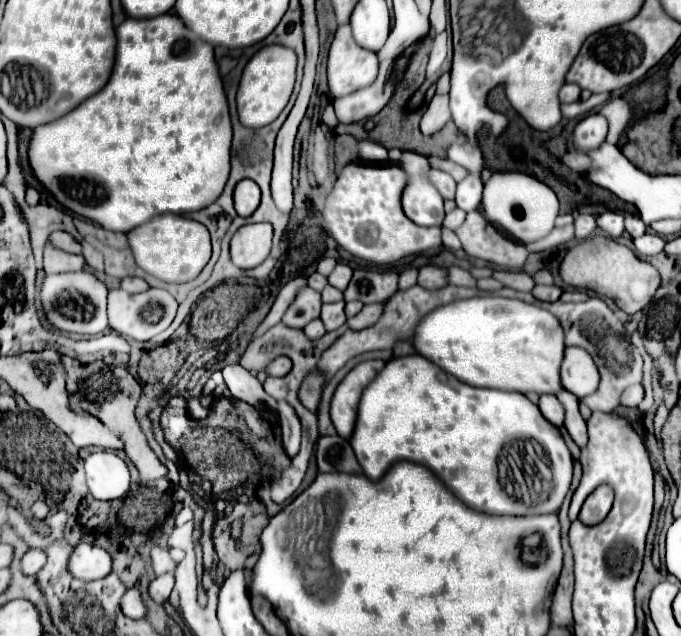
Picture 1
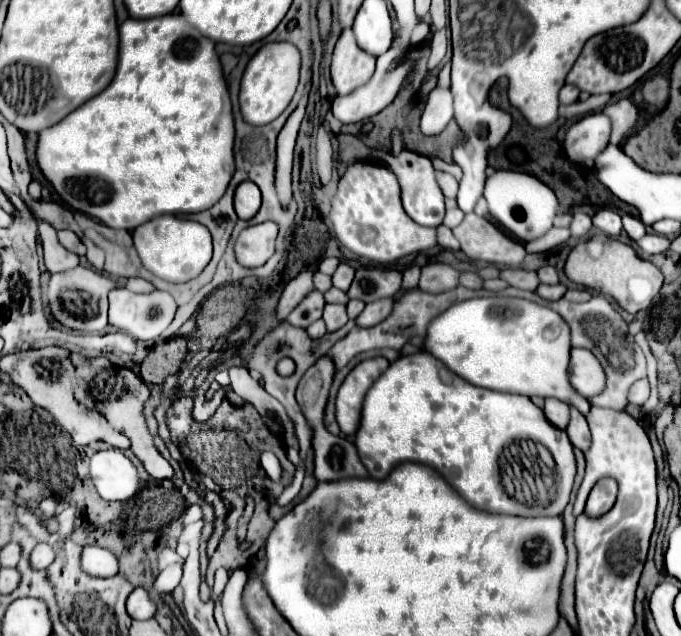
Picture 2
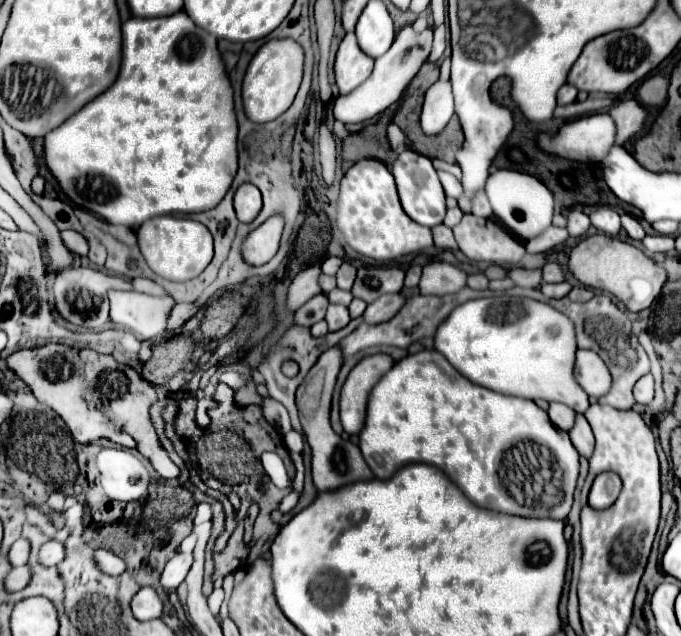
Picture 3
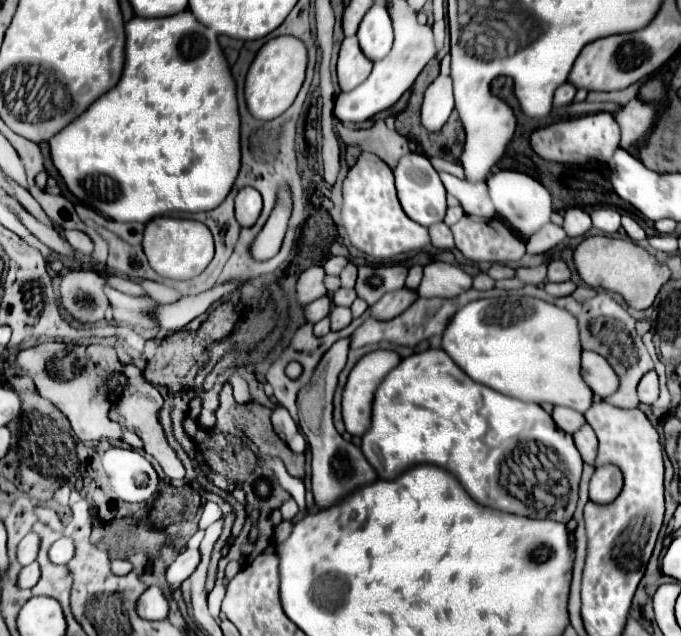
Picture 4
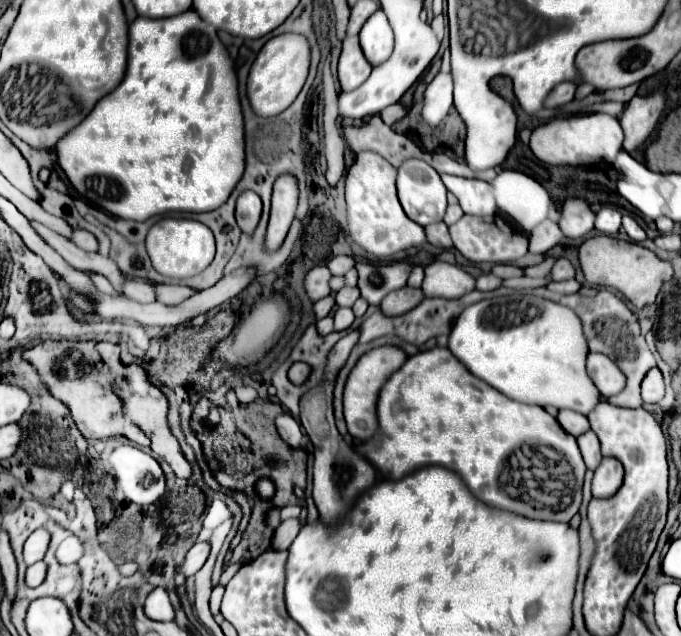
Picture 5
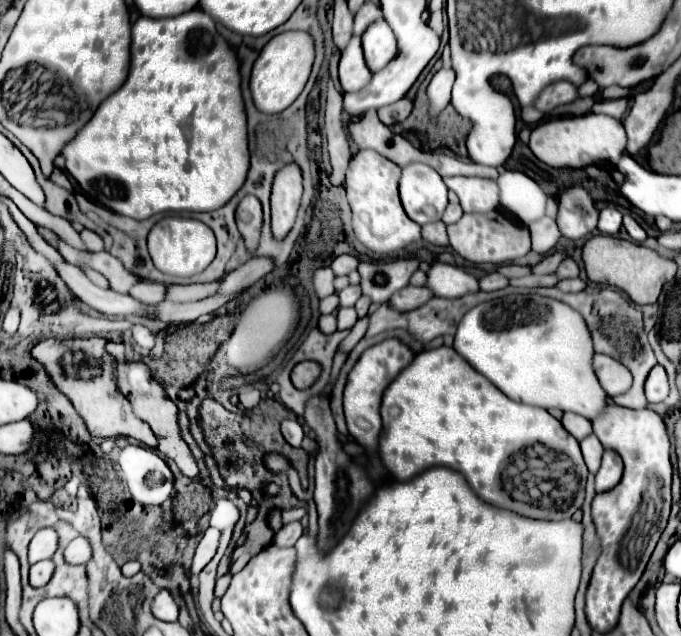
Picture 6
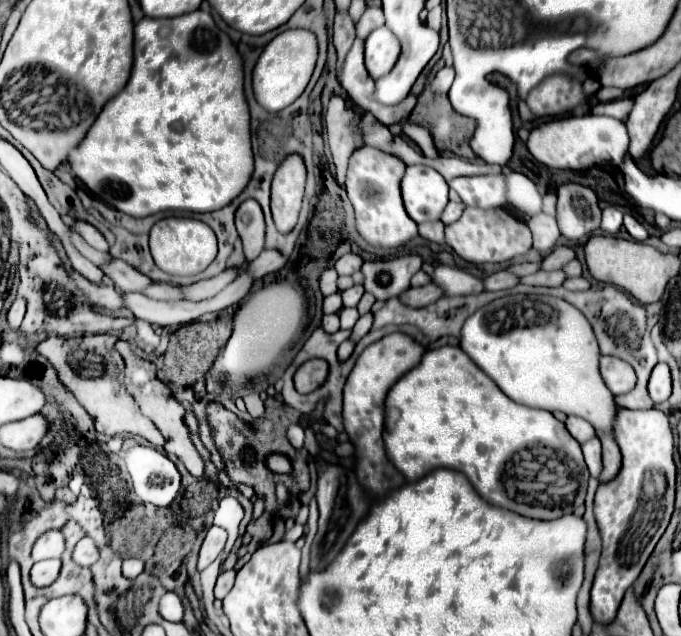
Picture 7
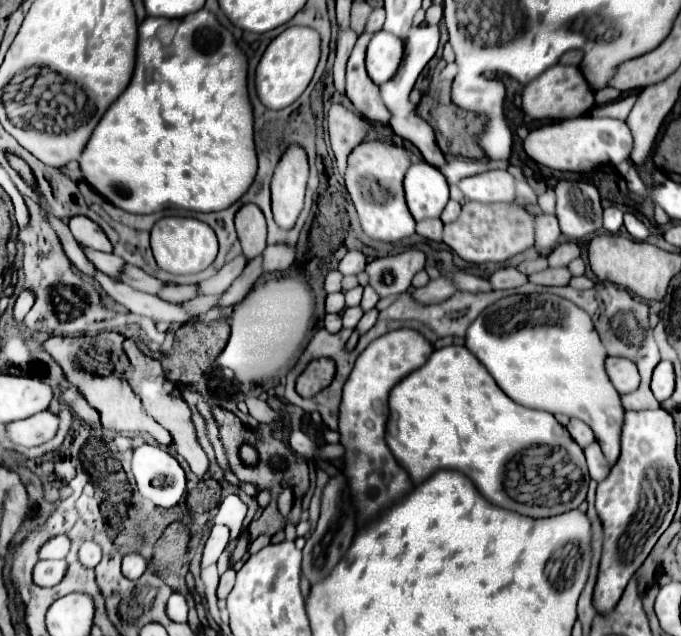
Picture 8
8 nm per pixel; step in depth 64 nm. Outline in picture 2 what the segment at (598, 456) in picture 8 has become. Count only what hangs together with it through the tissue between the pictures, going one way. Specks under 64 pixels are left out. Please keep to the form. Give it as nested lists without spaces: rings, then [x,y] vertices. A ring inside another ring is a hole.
[[[570,408],[570,410],[572,410],[572,418],[570,418],[570,424],[566,428],[568,438],[574,444],[574,448],[586,452],[590,448],[590,428],[588,428],[588,422],[576,408]]]

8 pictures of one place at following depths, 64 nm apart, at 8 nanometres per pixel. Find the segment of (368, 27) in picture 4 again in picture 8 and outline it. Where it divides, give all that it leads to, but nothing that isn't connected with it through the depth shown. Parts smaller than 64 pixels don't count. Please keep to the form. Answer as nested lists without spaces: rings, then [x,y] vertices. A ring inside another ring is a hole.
[[[380,30],[370,40],[368,54],[366,54],[366,70],[374,84],[380,86],[396,74],[402,62],[402,52],[404,52],[402,40],[398,36],[392,36],[390,32]]]

